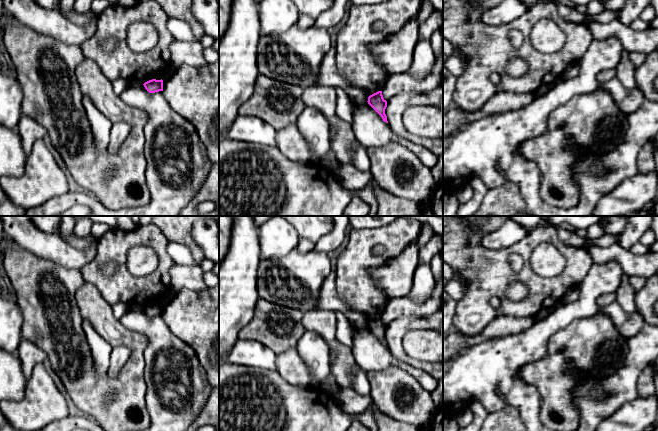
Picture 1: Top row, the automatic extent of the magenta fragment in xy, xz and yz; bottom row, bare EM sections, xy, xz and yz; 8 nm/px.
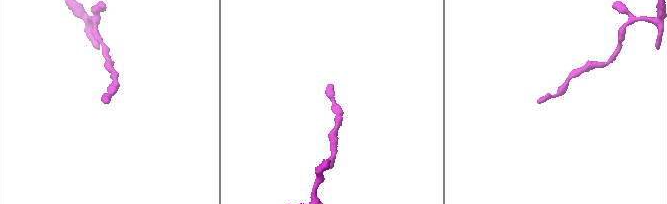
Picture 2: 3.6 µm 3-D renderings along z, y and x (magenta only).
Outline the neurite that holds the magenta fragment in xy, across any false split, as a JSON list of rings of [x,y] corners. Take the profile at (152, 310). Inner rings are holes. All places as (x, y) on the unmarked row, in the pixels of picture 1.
[[[152,303],[152,304],[145,306],[143,309],[149,317],[163,315],[163,304],[162,303],[161,304]]]

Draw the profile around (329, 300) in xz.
[[[334,271],[326,278],[320,289],[317,310],[340,311],[352,324],[357,324],[361,327],[366,327],[368,325],[366,315],[350,310],[348,305],[339,296],[336,286],[336,274]]]

